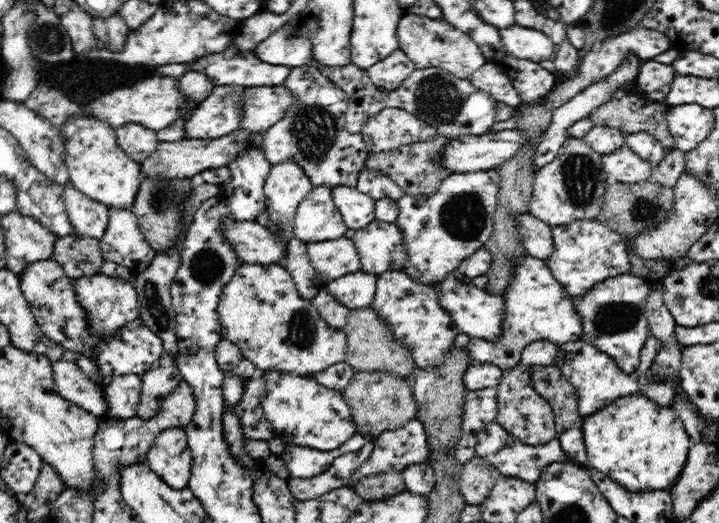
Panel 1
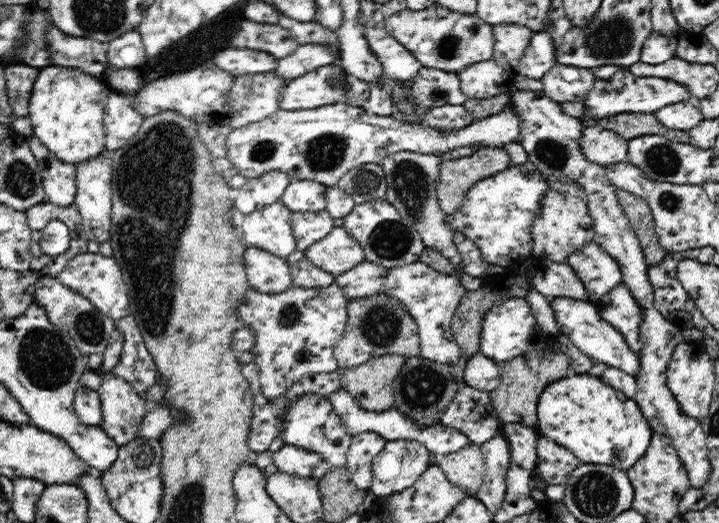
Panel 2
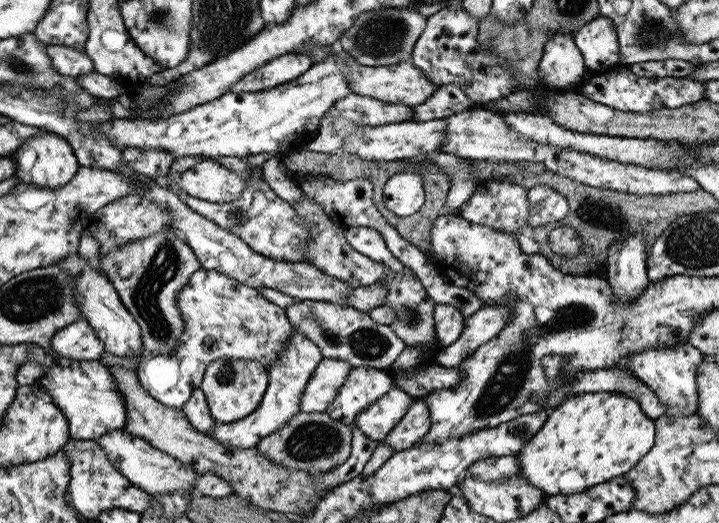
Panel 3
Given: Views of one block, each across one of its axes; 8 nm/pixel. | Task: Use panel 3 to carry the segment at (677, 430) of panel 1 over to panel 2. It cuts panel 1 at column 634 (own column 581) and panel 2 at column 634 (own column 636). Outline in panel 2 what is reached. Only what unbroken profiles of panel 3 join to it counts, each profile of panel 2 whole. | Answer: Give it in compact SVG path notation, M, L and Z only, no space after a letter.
M573 372L573 374L558 378L558 380L550 382L548 386L544 386L544 390L538 394L536 410L538 434L547 436L573 452L581 463L605 464L624 471L646 452L646 446L650 444L651 426L642 415L639 404L589 372Z

